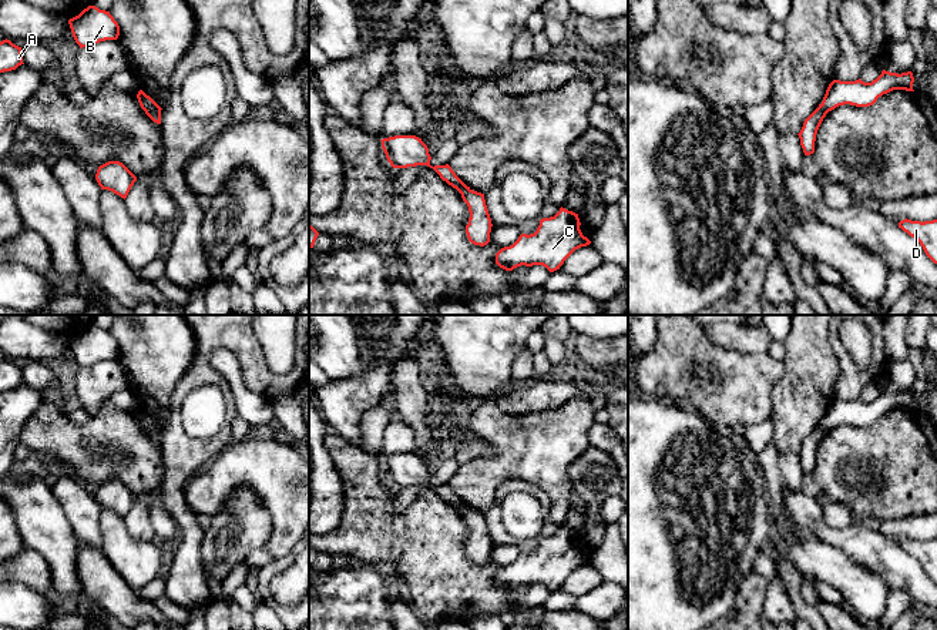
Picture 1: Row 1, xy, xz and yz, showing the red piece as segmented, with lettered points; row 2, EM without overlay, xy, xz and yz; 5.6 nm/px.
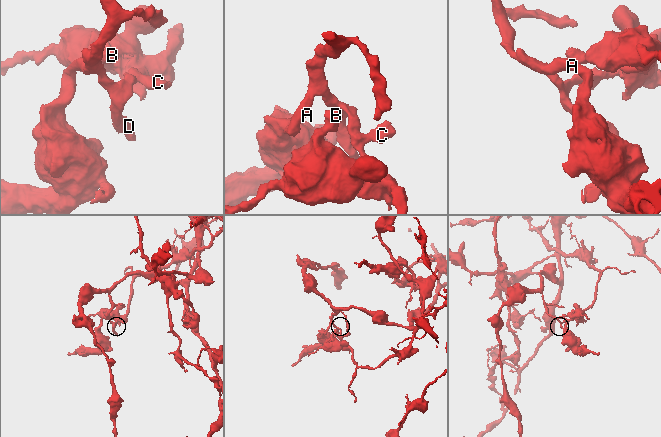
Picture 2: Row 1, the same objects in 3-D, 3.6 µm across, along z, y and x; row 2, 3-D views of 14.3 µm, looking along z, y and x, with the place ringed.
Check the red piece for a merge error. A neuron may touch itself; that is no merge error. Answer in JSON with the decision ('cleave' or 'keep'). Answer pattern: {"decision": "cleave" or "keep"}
{"decision": "cleave"}

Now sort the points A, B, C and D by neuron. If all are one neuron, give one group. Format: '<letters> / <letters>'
A D / B C

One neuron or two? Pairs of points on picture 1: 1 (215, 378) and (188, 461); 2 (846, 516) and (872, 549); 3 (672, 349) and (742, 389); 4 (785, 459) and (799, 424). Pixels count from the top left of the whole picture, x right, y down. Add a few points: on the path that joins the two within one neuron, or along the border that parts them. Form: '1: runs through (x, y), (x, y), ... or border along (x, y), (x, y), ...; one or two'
1: runs through (190, 384), (175, 401), (175, 435); one
2: border along (822, 506), (829, 526), (855, 519); two
3: runs through (691, 349), (704, 349), (714, 354), (731, 371); one
4: border along (796, 452), (779, 453); two

